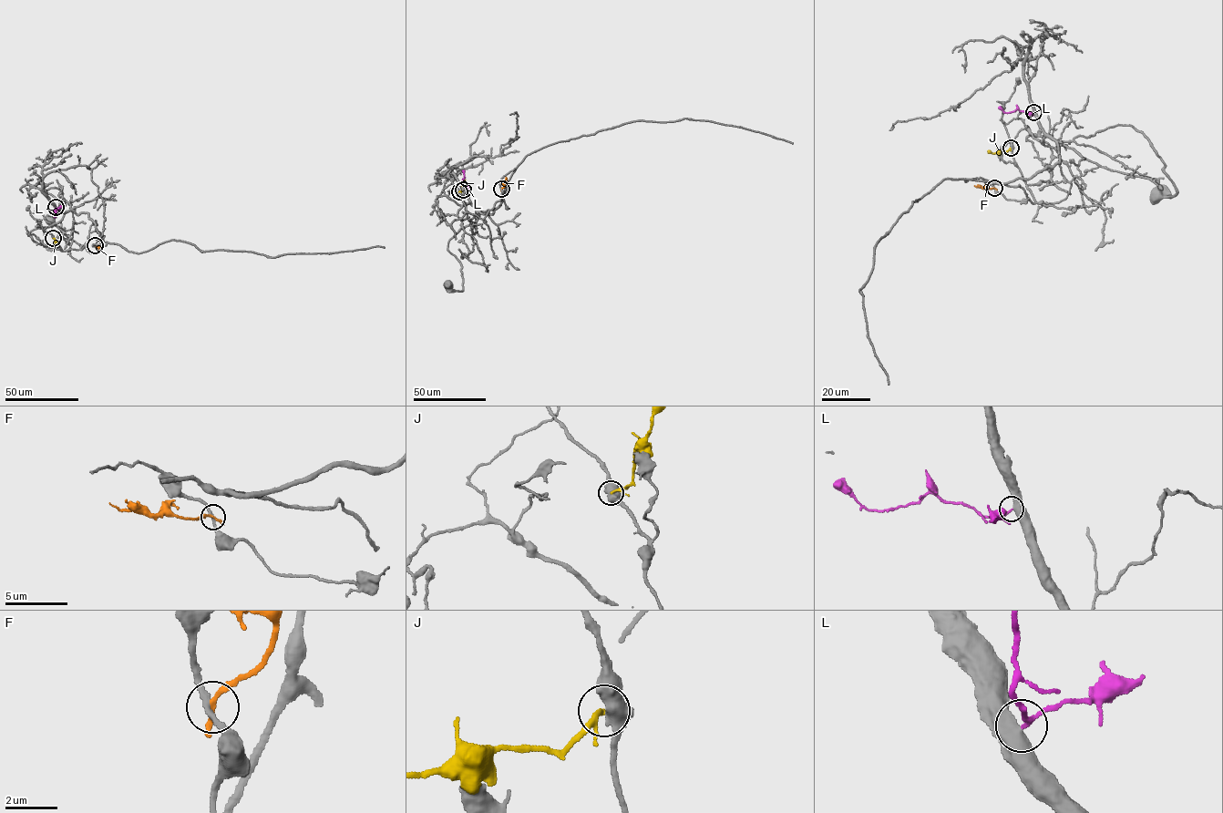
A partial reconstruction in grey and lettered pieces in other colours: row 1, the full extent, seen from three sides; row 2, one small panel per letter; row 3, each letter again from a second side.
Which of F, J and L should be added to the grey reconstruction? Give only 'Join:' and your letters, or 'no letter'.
Join: L

